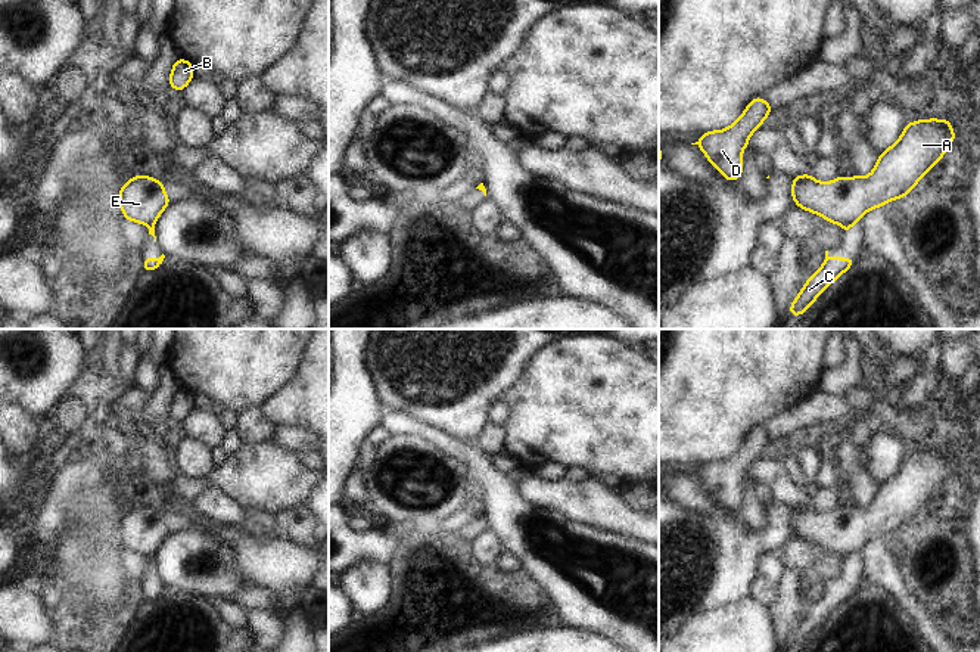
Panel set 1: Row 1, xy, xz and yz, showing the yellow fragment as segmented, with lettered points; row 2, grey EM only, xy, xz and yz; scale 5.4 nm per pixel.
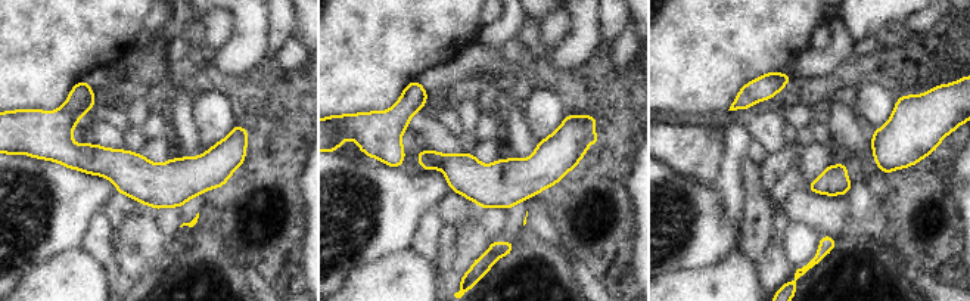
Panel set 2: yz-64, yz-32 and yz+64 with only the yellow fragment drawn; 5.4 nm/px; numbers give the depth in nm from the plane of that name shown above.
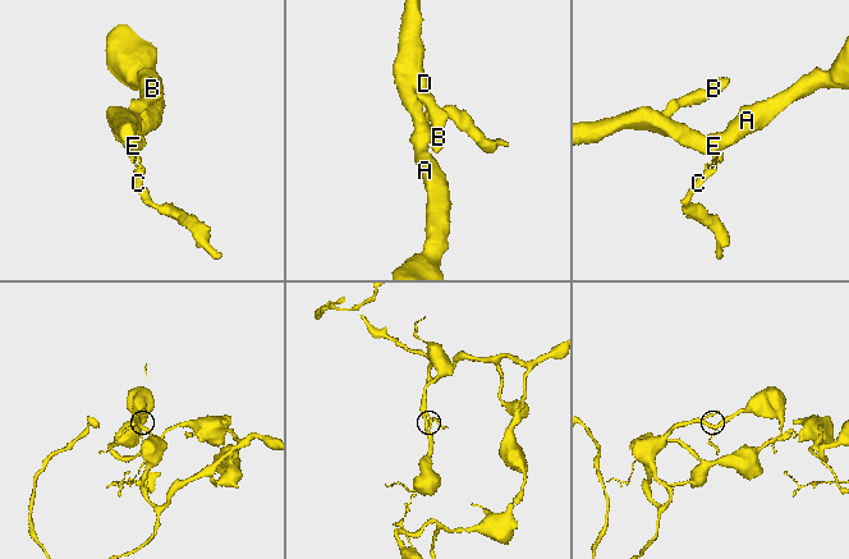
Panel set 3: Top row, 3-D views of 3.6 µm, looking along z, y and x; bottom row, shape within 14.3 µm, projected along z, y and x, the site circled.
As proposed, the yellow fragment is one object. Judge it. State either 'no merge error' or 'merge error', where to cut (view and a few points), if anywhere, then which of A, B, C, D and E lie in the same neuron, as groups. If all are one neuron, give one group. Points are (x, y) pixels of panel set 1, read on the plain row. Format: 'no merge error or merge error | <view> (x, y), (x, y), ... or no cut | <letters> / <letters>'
merge error | yz (858, 550), (843, 556) | A B D E / C

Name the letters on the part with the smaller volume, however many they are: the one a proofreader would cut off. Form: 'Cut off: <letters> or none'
Cut off: C

